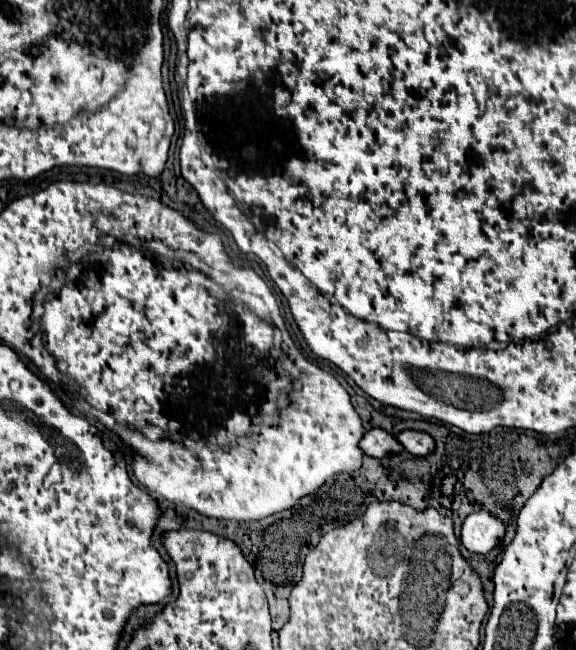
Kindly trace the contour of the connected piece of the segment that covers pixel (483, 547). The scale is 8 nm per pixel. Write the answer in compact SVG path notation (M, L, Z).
M488 510L472 512L462 526L460 540L472 552L490 552L506 534L506 524Z

